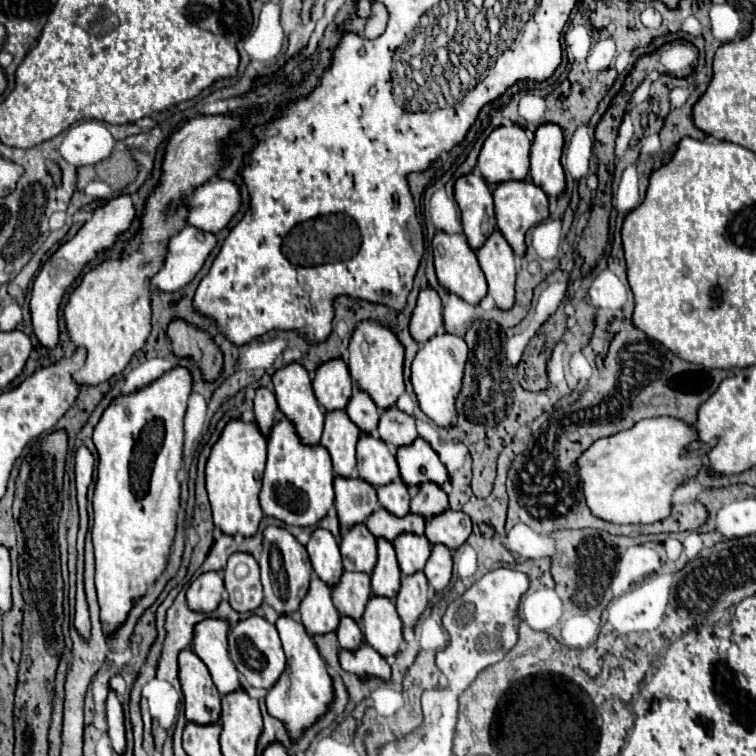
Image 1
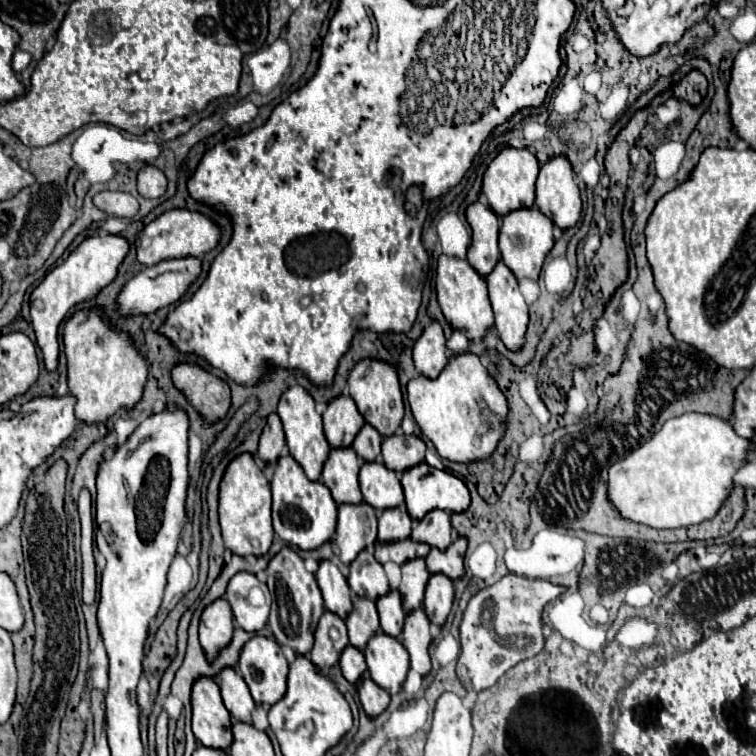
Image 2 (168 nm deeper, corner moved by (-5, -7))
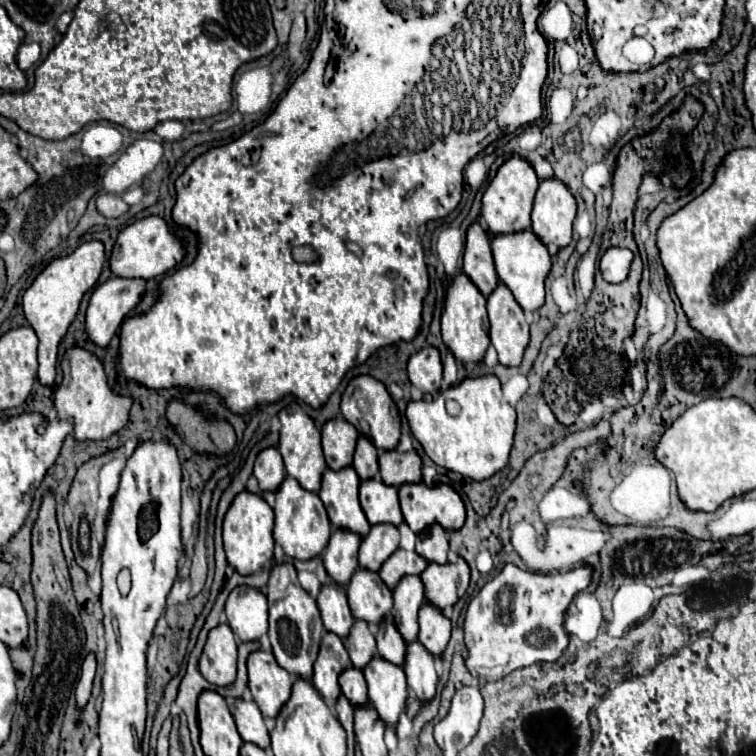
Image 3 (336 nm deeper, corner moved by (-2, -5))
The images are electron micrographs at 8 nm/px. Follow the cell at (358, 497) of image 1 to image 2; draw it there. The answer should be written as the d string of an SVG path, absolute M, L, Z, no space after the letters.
M367 503L339 505L335 543L339 549L339 561L349 565L359 551L373 549L377 539L377 513Z

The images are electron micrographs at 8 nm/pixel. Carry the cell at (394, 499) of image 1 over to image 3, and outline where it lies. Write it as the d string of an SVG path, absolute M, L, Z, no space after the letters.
M388 523L372 525L370 533L362 539L360 545L360 553L358 553L360 567L378 571L380 565L398 549L398 543L400 543L398 527Z

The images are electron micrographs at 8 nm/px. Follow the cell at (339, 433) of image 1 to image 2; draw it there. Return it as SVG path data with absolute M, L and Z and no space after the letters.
M351 447L333 449L329 453L329 459L323 467L321 481L323 485L327 485L337 505L341 503L361 505L363 503L363 495L359 491L359 479L357 479L361 465L363 461L355 455Z

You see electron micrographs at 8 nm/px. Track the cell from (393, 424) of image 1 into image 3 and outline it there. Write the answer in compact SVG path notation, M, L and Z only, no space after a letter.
M416 449L410 451L382 451L378 455L378 463L380 463L380 475L382 481L386 485L394 485L400 487L404 483L412 483L412 481L420 481L422 479L422 461Z

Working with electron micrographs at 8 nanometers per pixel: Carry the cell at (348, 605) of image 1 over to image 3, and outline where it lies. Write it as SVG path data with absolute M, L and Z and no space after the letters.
M356 619L350 633L344 637L344 647L350 655L352 665L358 669L364 669L364 665L376 653L376 641L374 641L372 627L364 619Z

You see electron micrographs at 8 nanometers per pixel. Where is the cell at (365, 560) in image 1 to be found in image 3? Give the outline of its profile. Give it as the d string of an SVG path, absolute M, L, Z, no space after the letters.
M358 567L346 585L346 595L352 615L356 619L368 621L372 627L392 613L392 589L376 571Z

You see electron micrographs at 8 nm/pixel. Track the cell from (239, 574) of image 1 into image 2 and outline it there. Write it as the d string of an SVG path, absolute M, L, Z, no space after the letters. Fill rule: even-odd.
M237 573L227 587L225 599L231 605L235 623L247 631L247 633L255 633L261 631L267 625L267 617L269 617L269 607L271 607L271 595L267 591L267 587L251 573ZM259 587L265 595L265 603L263 605L255 605L249 597L251 589Z

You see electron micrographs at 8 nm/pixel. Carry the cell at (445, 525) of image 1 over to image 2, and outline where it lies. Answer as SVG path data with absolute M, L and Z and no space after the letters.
M459 537L453 545L447 547L447 551L439 551L437 547L433 547L425 559L427 569L431 575L435 573L443 573L447 575L451 581L457 581L465 575L465 565L463 565L463 557L465 557L465 549L467 549L467 541L463 537Z

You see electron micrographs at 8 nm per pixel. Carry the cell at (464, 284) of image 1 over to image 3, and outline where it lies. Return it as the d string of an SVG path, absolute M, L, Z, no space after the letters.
M458 273L450 281L444 281L444 311L442 311L442 339L448 345L448 349L454 353L454 357L460 363L480 361L486 353L486 347L490 345L488 337L488 313L484 305L486 297L478 291L478 287L464 275Z

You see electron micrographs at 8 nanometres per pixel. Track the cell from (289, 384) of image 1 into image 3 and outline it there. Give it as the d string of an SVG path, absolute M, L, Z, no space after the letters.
M290 403L288 407L284 407L280 413L280 423L282 423L282 429L280 429L280 443L278 443L278 451L284 459L284 467L286 467L286 473L294 479L298 479L298 483L312 491L312 493L318 493L320 491L320 479L322 479L322 473L326 469L326 463L324 463L324 453L322 453L322 445L320 445L320 431L318 427L314 425L314 421L310 419L310 415L298 405L298 403Z

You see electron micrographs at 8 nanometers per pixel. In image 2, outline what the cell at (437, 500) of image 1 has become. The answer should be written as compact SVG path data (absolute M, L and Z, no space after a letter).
M431 511L419 523L413 523L411 539L445 551L451 545L451 515L447 511Z

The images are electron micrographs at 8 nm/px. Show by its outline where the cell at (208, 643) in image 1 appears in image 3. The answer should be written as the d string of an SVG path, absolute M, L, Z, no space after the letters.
M242 697L234 699L234 719L238 733L244 741L256 743L258 747L266 749L270 745L268 741L268 729L264 725L264 717L254 701L244 701Z

